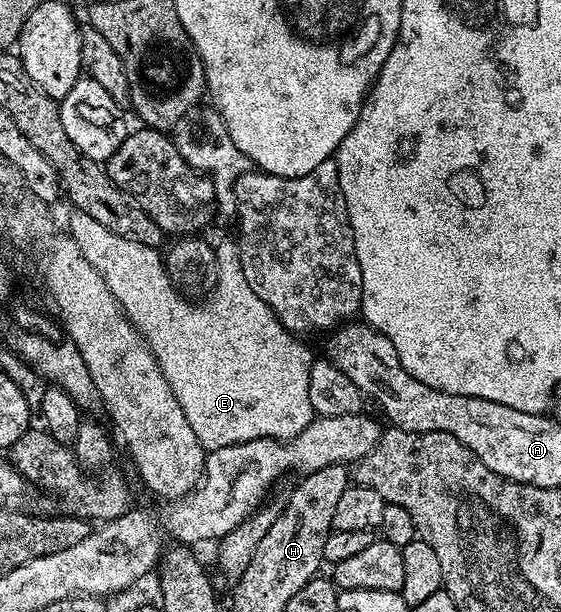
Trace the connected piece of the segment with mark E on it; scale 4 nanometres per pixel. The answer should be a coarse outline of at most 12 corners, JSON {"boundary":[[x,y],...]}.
{"boundary":[[67,232],[205,451],[306,431],[313,354],[235,240],[193,303],[159,248]]}

